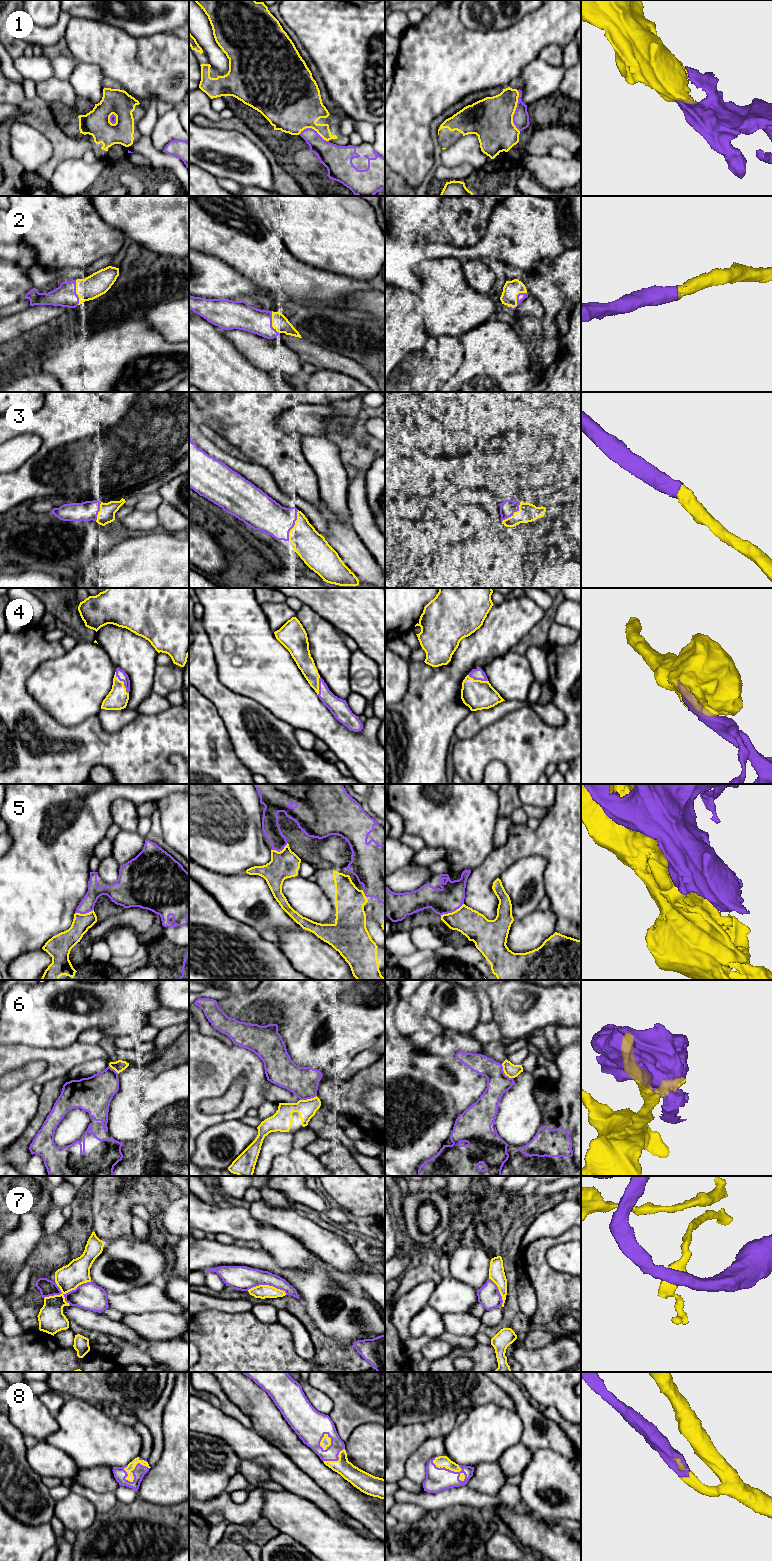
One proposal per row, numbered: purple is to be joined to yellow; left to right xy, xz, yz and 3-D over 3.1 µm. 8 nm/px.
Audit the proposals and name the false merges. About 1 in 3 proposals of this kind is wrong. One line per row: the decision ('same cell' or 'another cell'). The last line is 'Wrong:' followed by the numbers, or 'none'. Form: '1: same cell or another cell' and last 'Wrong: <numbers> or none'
1: same cell
2: same cell
3: same cell
4: same cell
5: same cell
6: another cell
7: another cell
8: same cell
Wrong: 6, 7

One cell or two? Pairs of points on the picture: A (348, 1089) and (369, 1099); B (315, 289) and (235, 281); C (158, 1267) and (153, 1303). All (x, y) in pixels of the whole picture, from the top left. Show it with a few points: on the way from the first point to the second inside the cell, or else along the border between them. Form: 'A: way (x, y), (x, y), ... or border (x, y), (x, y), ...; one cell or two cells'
A: border (373, 1085), (361, 1096), (361, 1103), (374, 1115); two cells
B: border (234, 269), (248, 277), (263, 294); two cells
C: border (161, 1279), (133, 1287); two cells

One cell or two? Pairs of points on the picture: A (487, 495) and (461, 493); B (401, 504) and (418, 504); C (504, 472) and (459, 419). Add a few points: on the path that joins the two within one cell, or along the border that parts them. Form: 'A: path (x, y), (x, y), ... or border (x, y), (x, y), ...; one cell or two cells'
A: path (481, 495), (467, 494); one cell
B: path (405, 504), (414, 504); one cell
C: path (493, 457), (484, 437), (474, 427); one cell

